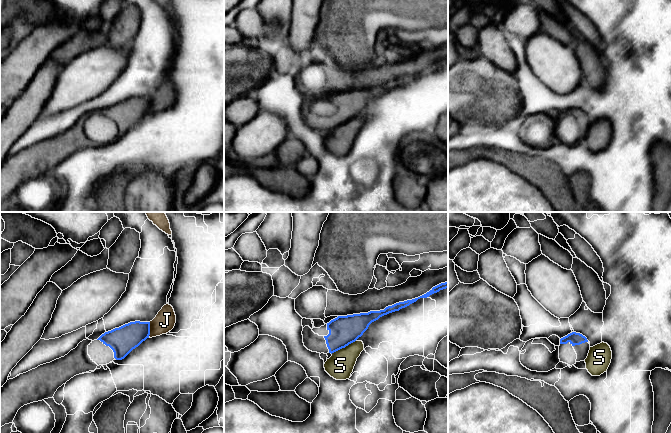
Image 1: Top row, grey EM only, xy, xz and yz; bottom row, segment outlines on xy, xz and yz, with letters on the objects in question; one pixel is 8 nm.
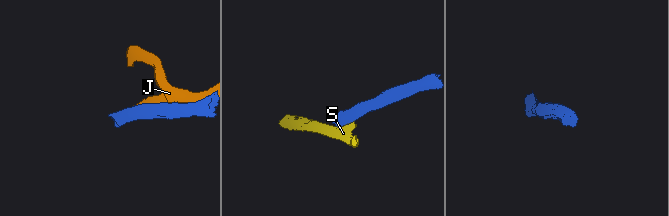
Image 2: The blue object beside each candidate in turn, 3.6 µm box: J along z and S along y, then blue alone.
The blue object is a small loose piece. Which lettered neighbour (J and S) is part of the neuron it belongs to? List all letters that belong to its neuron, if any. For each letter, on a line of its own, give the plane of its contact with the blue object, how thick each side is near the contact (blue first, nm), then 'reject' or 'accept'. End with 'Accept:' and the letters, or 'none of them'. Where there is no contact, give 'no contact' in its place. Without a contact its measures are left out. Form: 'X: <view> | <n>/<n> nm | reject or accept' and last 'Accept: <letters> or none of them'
J: xy | 220/170 nm | reject
S: xz | 240/220 nm | reject
Accept: none of them

